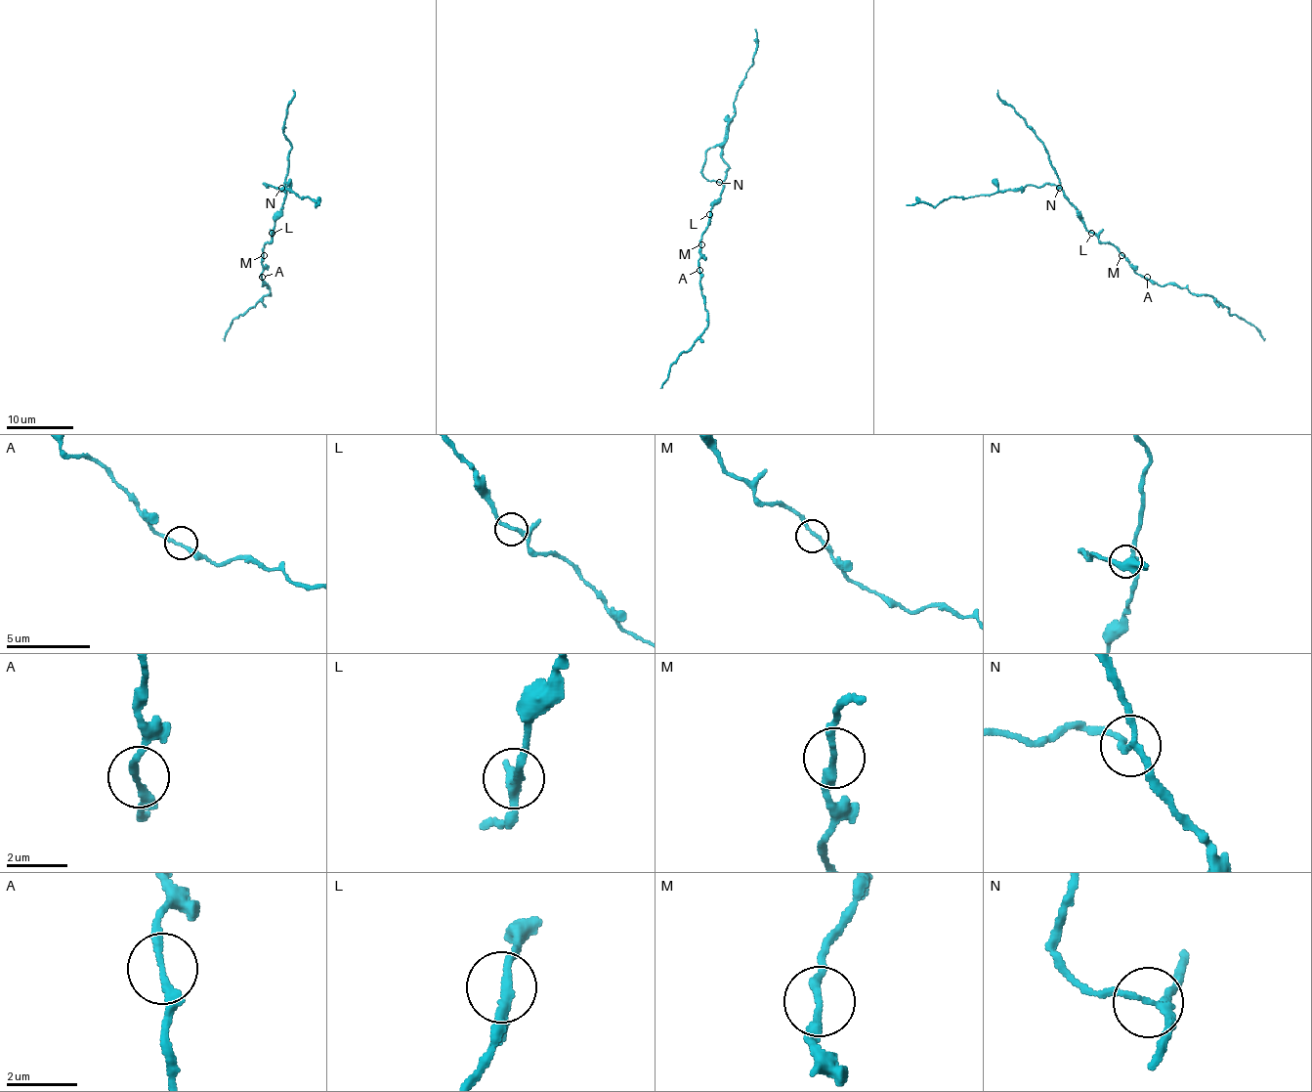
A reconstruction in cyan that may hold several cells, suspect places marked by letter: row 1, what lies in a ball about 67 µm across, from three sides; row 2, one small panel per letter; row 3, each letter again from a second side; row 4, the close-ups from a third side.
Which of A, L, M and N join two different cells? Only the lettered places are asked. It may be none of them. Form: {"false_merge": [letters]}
{"false_merge": ["N"]}

